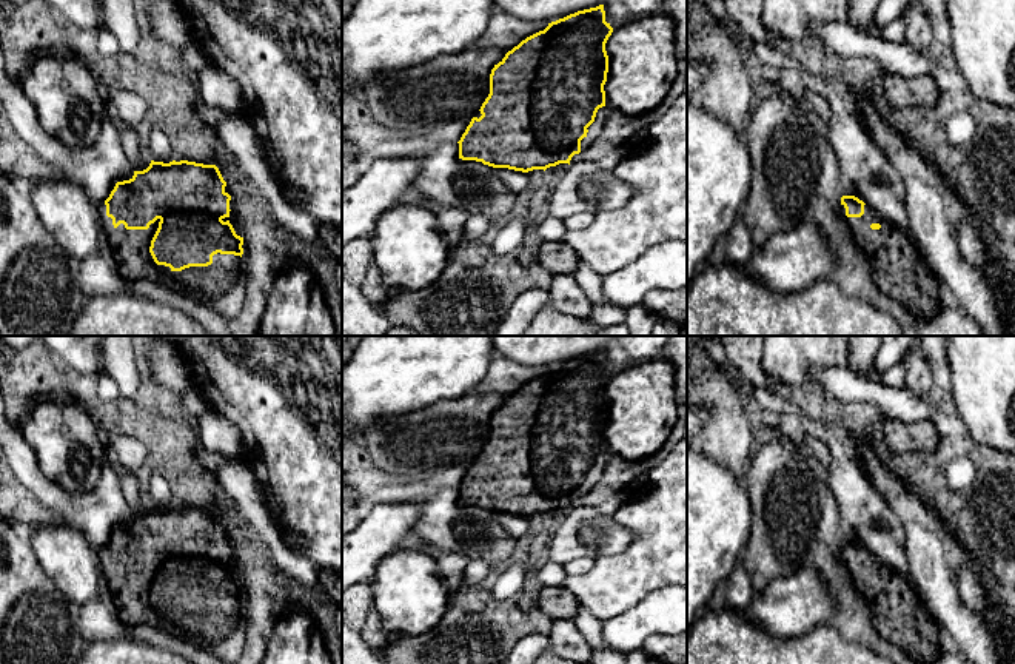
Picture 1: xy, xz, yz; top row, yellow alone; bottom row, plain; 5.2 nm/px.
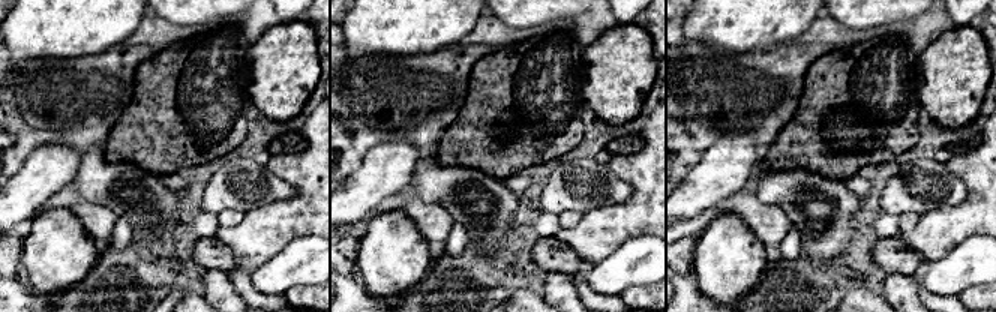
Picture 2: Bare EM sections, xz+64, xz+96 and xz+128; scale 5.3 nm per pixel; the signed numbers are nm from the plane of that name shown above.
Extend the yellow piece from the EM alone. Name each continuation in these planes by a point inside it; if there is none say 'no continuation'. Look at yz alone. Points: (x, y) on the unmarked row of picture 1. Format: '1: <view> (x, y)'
1: yz (898, 613)

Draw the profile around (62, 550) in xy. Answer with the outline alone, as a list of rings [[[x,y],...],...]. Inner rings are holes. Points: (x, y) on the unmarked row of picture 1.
[[[34,522],[28,538],[39,565],[68,599],[83,605],[103,590],[97,552],[79,528]]]

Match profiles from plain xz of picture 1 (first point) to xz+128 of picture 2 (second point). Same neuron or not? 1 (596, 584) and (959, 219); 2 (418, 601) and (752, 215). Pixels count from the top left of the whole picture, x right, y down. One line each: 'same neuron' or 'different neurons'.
1: same neuron
2: different neurons

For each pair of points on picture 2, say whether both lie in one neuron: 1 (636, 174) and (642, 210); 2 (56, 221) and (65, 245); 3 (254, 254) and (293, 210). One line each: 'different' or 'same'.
1: same
2: same
3: same

